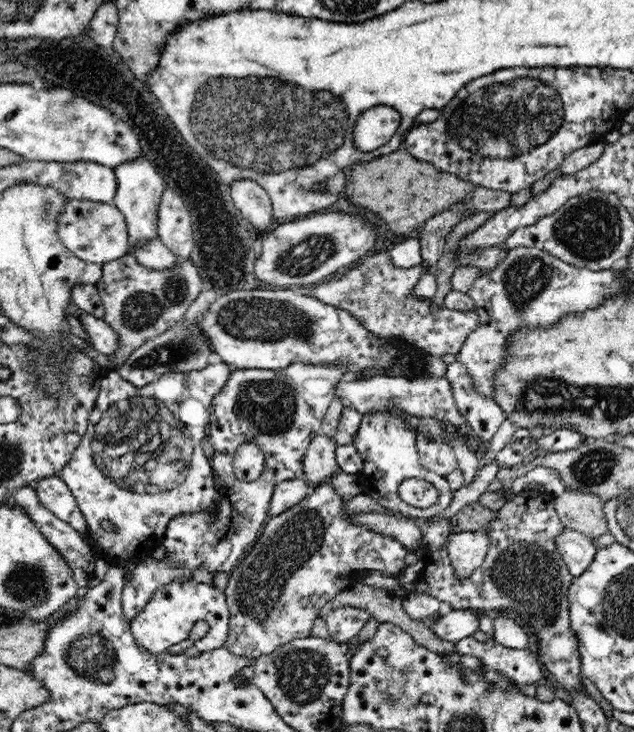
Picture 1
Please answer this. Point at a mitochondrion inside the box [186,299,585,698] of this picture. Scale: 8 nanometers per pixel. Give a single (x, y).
(264, 577)

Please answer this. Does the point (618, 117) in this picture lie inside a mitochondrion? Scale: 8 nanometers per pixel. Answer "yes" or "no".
no

